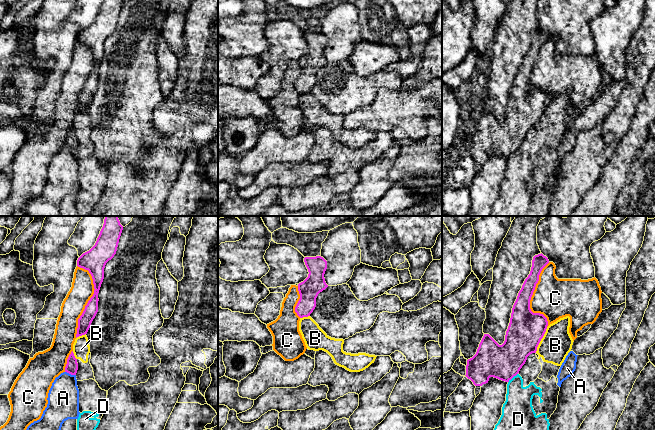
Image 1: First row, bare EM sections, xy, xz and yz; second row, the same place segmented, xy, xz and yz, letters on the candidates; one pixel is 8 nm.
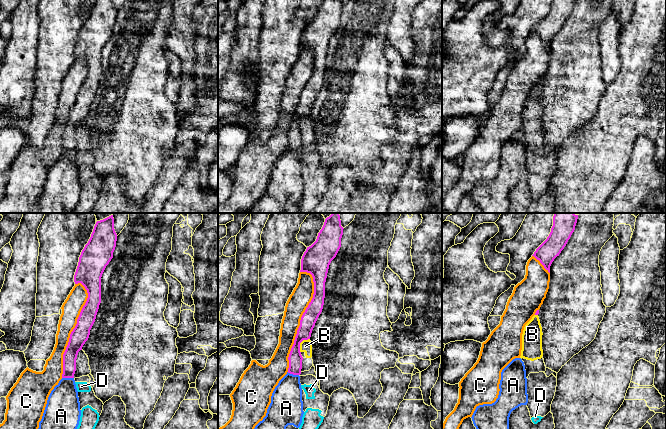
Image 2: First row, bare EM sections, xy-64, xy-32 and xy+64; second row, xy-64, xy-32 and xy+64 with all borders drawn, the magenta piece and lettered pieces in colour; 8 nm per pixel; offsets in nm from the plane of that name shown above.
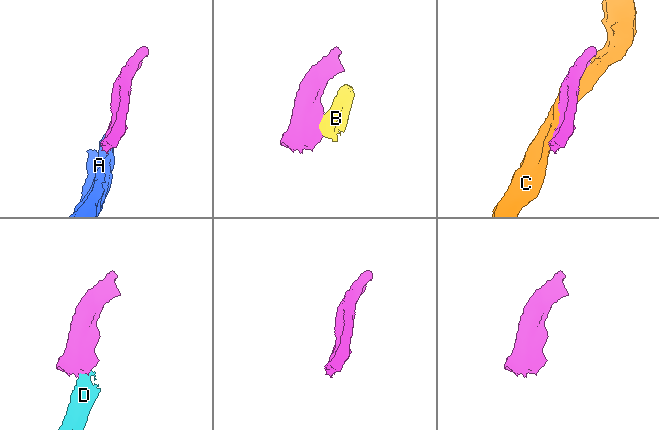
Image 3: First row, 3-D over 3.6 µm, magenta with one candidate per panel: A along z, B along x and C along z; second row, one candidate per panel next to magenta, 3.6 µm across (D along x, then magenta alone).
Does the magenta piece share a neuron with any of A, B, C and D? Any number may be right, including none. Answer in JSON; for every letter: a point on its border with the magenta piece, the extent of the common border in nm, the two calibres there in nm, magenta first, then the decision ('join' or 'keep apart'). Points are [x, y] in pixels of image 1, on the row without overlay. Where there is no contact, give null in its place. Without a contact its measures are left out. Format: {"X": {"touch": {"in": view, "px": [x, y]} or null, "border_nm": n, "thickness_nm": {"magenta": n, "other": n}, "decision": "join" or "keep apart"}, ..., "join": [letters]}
{"A": {"touch": {"in": "xy", "px": [70, 149]}, "border_nm": 90, "thickness_nm": {"magenta": 100, "other": 260}, "decision": "keep apart"}, "B": {"touch": {"in": "yz", "px": [540, 116]}, "border_nm": 220, "thickness_nm": {"magenta": 280, "other": 240}, "decision": "keep apart"}, "C": {"touch": {"in": "xy", "px": [90, 75]}, "border_nm": 600, "thickness_nm": {"magenta": 120, "other": 180}, "decision": "keep apart"}, "D": {"touch": {"in": "yz", "px": [512, 153]}, "border_nm": 110, "thickness_nm": {"magenta": 280, "other": 220}, "decision": "keep apart"}, "join": []}

